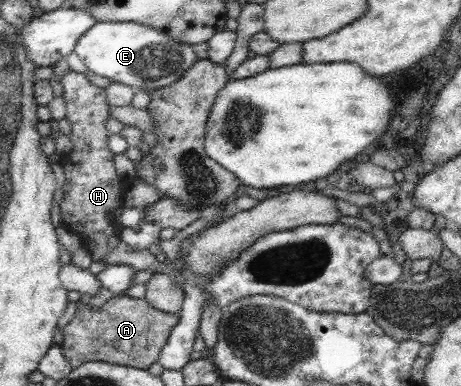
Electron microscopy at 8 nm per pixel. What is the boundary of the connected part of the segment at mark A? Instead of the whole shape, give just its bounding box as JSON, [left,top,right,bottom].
[59,293,180,370]

